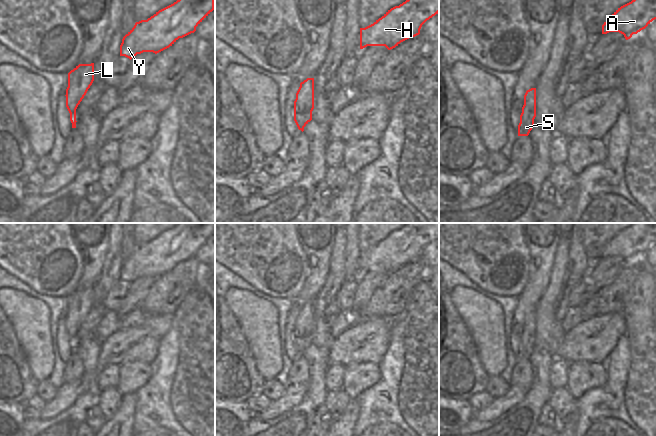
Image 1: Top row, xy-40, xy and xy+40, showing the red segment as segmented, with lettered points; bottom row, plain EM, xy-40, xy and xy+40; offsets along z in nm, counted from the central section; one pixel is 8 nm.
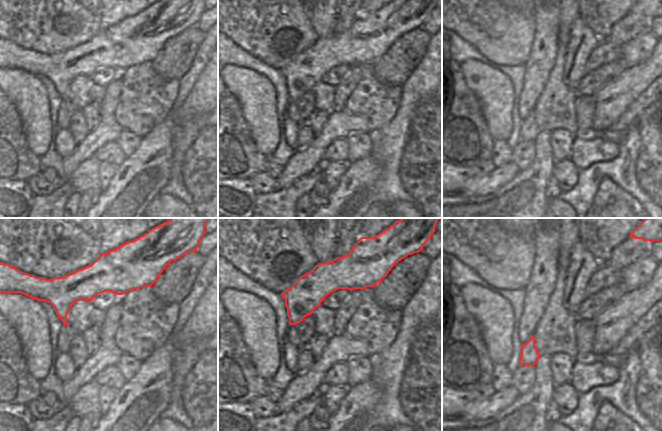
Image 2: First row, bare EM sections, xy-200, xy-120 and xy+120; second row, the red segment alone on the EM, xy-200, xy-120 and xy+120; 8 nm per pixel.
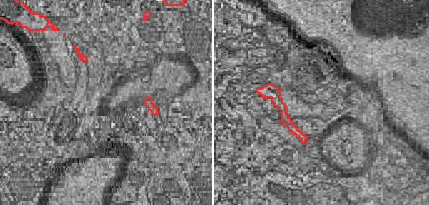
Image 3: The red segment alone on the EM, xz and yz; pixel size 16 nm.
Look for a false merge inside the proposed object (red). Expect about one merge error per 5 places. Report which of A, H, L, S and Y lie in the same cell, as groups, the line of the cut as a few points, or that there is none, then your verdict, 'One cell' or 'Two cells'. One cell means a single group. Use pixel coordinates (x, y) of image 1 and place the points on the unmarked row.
Groups: A H L S Y. No split. One cell

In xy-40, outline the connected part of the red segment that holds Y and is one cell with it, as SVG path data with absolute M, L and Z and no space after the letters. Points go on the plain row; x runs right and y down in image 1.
M178 223L147 244L136 246L122 263L120 280L125 280L131 284L134 280L143 276L157 278L169 272L179 262L196 255L196 251L214 234L214 226L215 223Z

